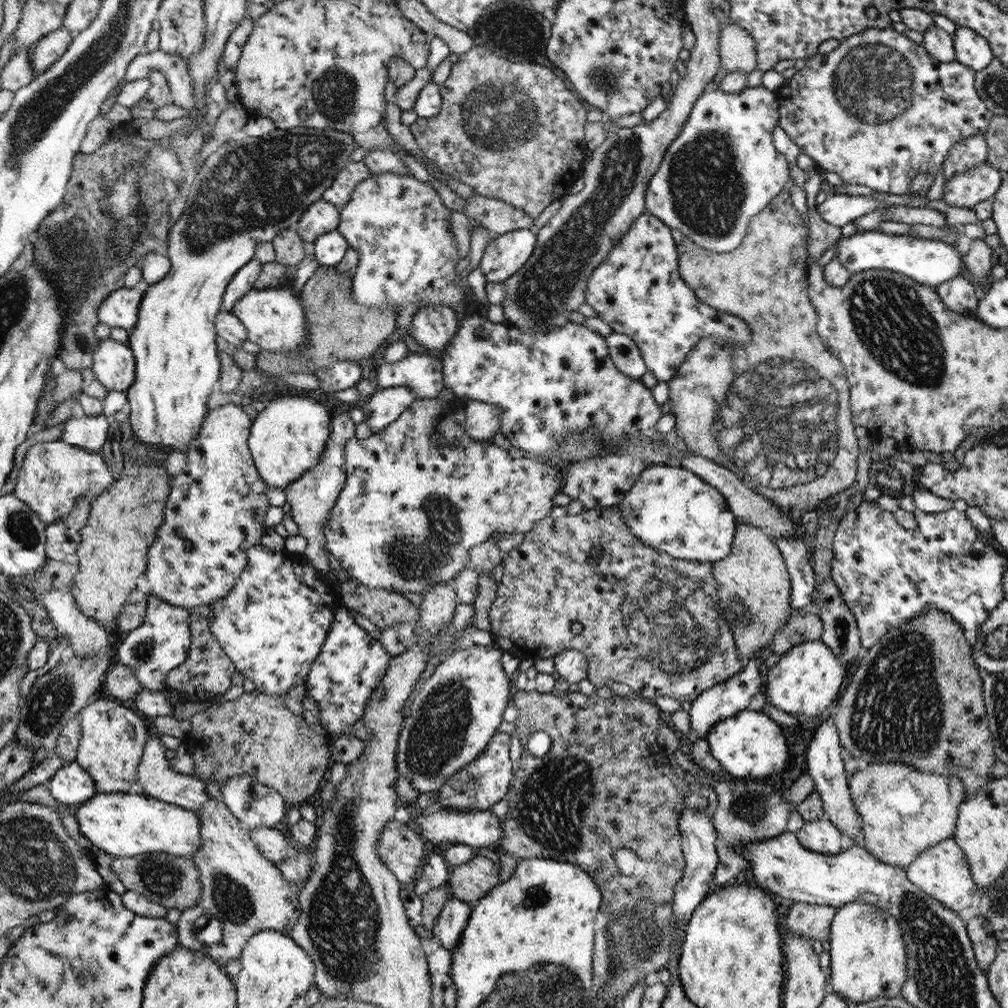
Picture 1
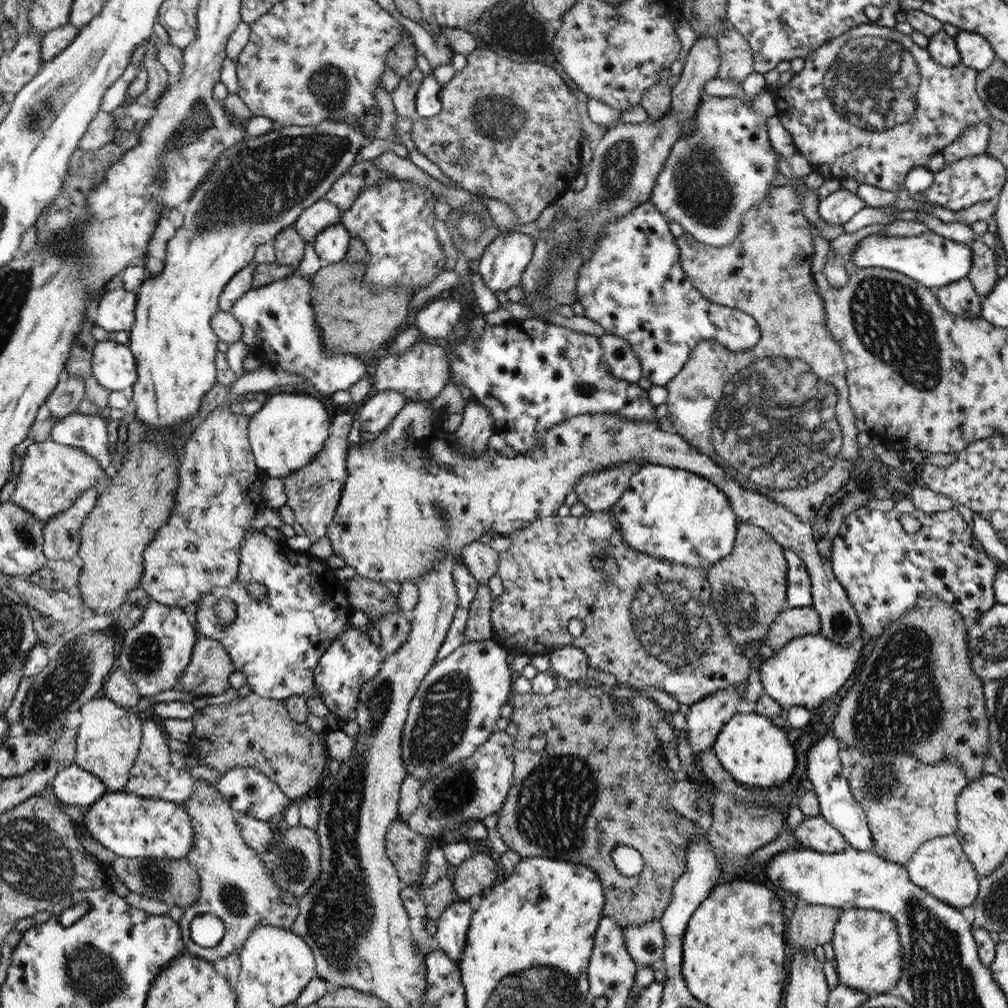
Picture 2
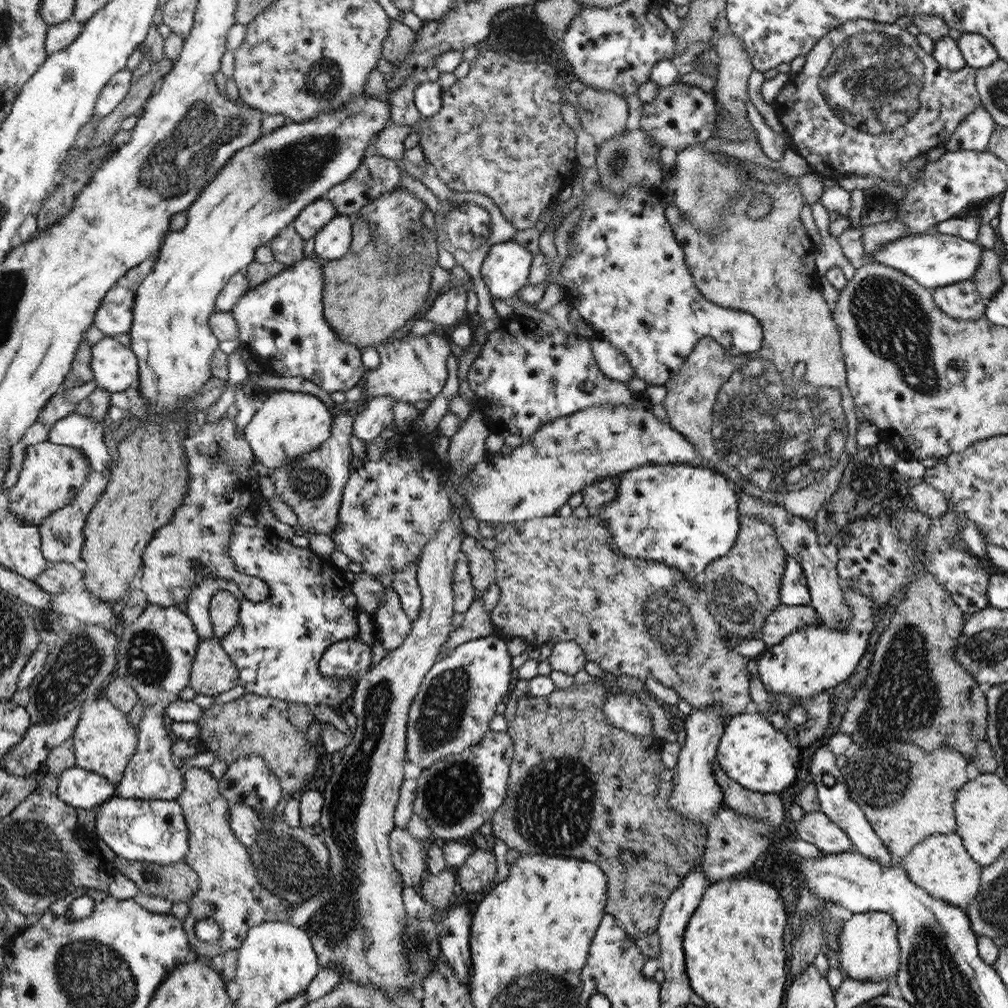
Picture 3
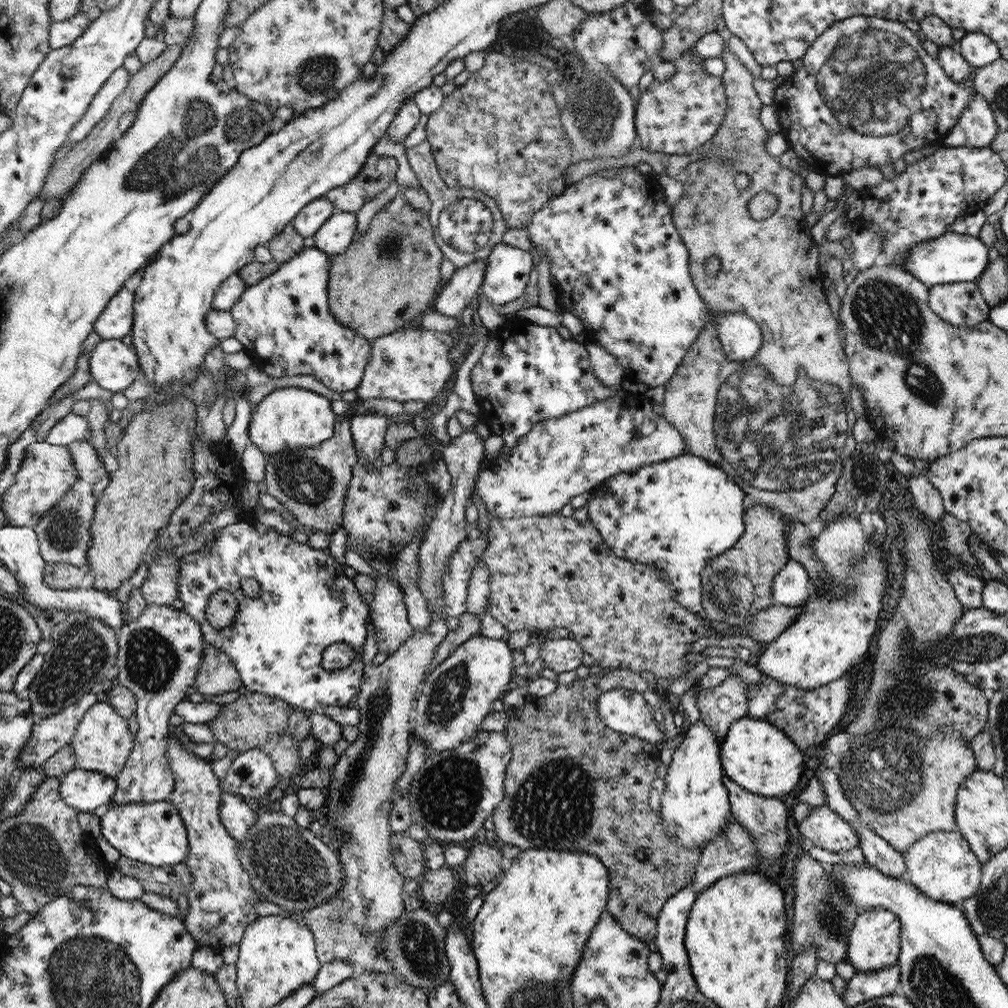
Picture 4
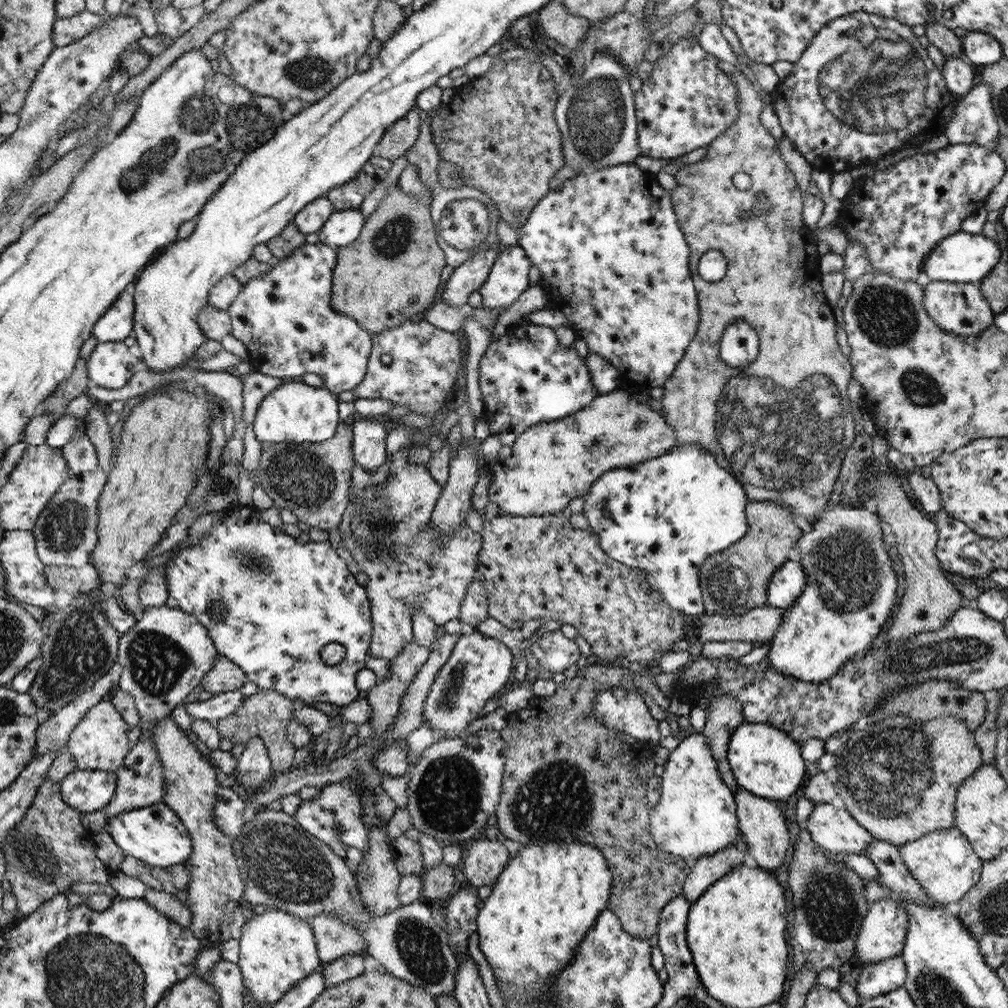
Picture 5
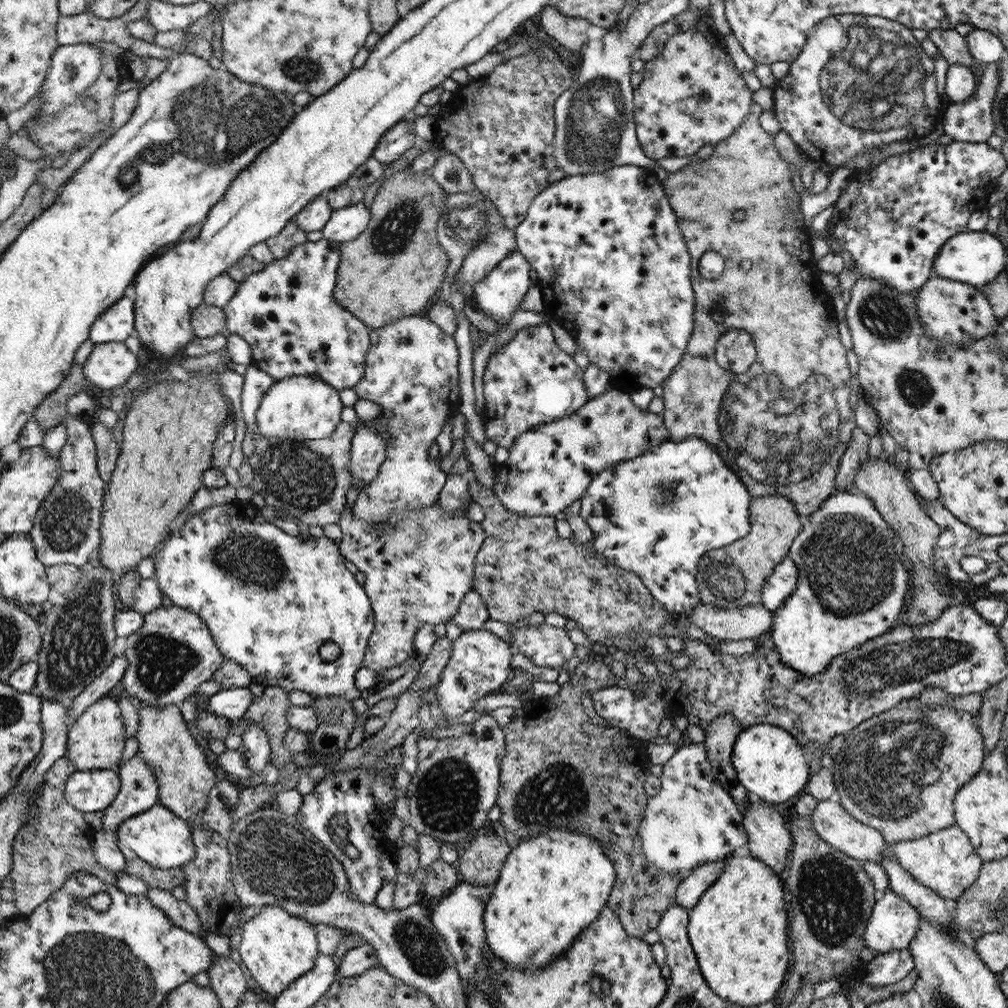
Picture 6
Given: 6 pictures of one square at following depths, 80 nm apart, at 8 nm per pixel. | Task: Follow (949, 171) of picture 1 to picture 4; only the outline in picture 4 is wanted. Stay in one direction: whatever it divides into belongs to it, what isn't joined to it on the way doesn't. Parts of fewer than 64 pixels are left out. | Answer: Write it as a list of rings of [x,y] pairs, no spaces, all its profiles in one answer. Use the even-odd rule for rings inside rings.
[[[975,92],[975,96],[963,111],[959,122],[943,139],[943,144],[946,147],[988,147],[999,129],[994,109],[988,106],[988,102],[979,92]]]

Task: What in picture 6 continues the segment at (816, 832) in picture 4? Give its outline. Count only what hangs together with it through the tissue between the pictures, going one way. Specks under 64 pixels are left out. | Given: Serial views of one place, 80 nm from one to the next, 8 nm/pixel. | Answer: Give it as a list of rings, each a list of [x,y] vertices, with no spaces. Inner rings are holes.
[[[830,799],[818,801],[811,814],[811,819],[815,831],[832,848],[844,852],[848,856],[855,857],[860,862],[869,860],[881,865],[881,852],[889,843],[875,828],[856,820],[841,803],[831,802]]]

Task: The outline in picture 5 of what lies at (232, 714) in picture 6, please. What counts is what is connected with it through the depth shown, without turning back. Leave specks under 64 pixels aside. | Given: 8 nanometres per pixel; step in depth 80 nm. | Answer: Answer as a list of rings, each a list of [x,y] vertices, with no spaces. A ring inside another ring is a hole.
[[[240,689],[222,692],[216,695],[208,695],[204,702],[192,701],[186,704],[186,712],[194,720],[207,720],[213,723],[219,719],[234,714],[238,708],[242,708],[246,696]]]

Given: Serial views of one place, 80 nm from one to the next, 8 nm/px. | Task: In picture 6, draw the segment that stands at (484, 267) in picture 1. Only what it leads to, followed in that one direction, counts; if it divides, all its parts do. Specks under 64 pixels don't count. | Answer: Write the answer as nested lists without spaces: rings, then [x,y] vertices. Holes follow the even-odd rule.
[[[518,250],[510,252],[490,271],[490,274],[486,275],[486,278],[473,286],[476,298],[476,301],[473,302],[474,306],[492,316],[497,322],[498,328],[502,323],[508,324],[513,314],[520,309],[520,302],[522,302],[524,294],[534,285],[533,273],[531,261],[523,253]]]

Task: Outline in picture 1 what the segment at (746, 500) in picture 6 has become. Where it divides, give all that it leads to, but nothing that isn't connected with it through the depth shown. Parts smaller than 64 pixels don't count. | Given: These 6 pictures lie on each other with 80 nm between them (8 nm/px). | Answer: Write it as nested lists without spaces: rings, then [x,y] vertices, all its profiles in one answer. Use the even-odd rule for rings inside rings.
[[[654,465],[639,476],[635,487],[616,506],[632,534],[644,544],[678,560],[714,564],[731,555],[730,546],[737,531],[735,513],[728,510],[724,498],[690,469]]]

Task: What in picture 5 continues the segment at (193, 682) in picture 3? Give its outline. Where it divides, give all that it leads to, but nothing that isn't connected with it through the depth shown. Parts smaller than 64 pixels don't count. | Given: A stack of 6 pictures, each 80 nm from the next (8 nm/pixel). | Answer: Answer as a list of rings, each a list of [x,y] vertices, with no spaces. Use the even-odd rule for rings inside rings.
[[[218,652],[214,667],[204,676],[201,685],[208,696],[238,690],[247,681],[247,673],[235,661]]]

